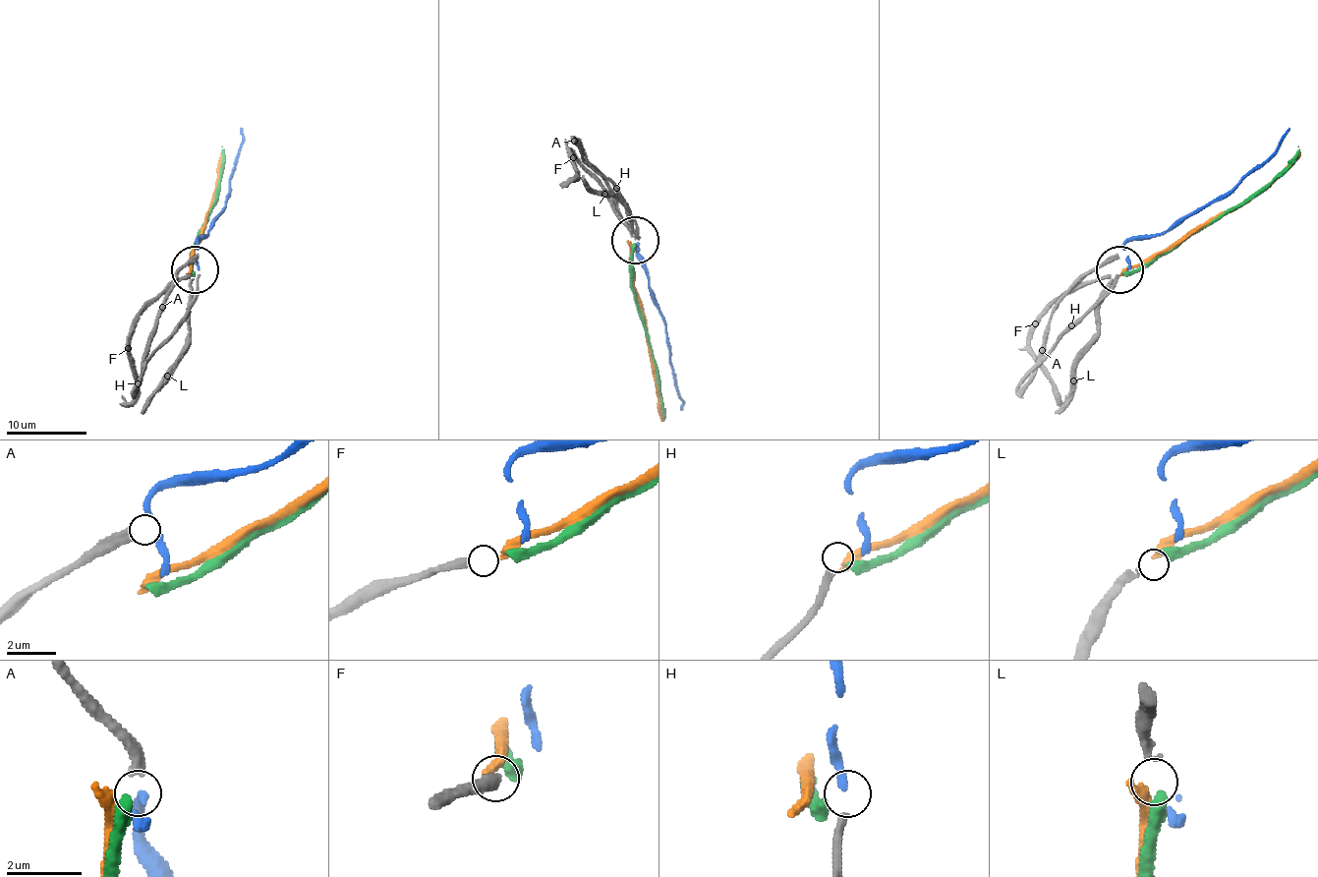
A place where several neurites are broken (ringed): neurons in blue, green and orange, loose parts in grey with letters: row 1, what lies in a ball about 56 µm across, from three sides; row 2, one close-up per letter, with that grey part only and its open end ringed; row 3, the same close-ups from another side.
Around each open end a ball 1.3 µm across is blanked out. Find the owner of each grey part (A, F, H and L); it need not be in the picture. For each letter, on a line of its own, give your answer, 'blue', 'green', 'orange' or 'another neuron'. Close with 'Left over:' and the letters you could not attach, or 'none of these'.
A: another neuron
F: another neuron
H: another neuron
L: green
Left over: A, F, H

